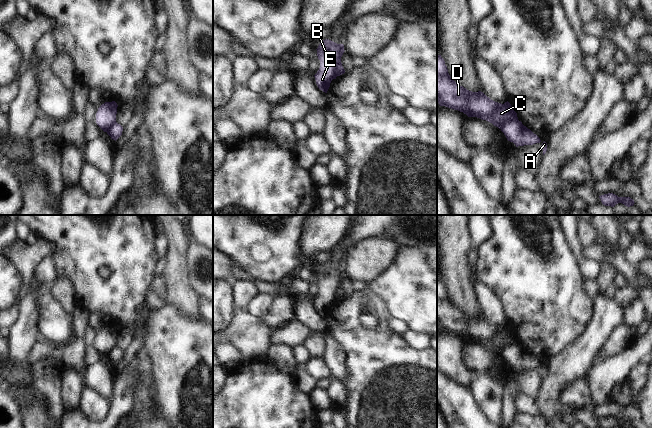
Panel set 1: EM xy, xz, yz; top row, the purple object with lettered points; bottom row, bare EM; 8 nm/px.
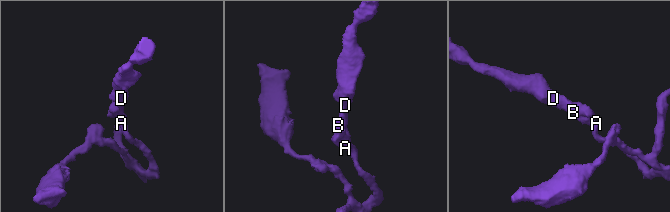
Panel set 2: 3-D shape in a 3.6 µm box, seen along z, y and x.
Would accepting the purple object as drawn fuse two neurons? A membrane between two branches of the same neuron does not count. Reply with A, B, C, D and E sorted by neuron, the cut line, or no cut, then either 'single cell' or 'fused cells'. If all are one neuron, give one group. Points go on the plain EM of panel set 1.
A / B C D E | yz (517, 343), (507, 345), (500, 352) | fused cells

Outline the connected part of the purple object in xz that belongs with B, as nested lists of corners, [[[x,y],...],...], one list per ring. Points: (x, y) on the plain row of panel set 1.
[[[325,263],[316,274],[320,292],[314,301],[318,312],[327,317],[331,305],[337,301],[336,292],[345,275],[344,269]]]

